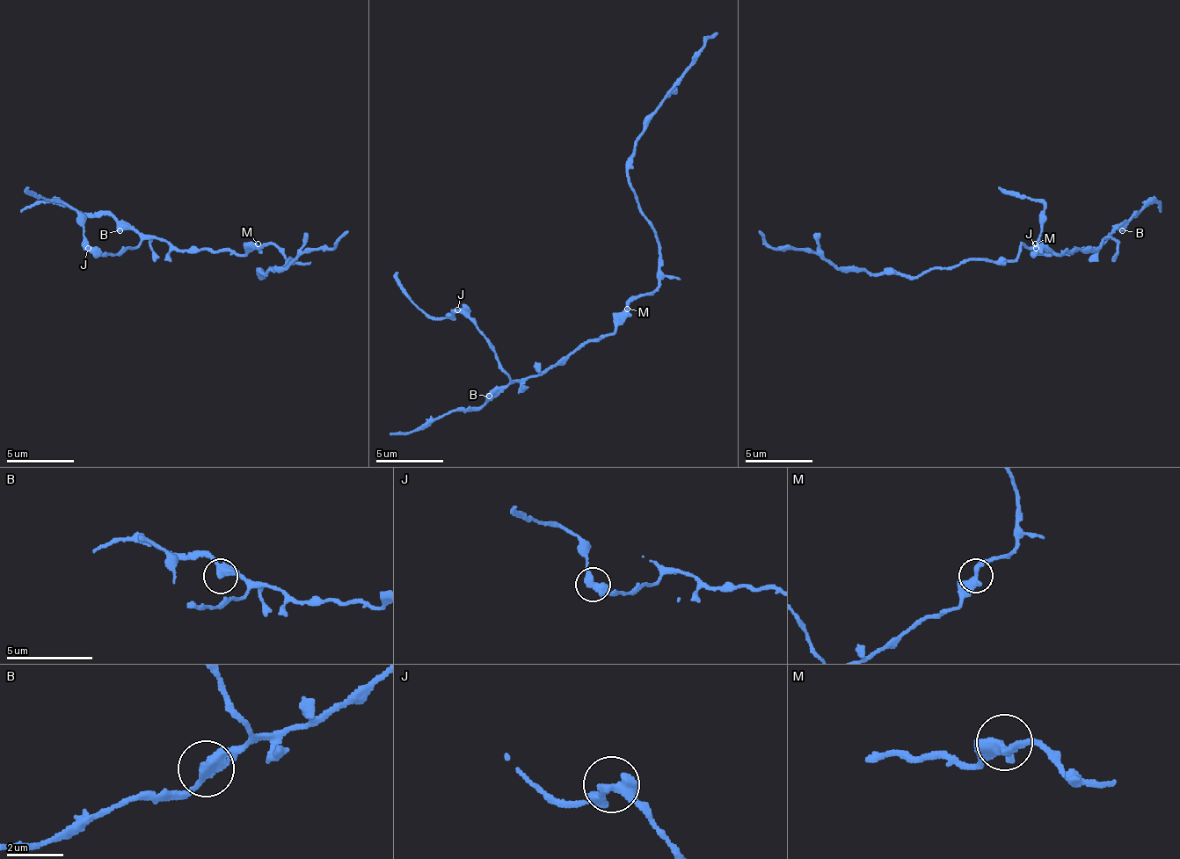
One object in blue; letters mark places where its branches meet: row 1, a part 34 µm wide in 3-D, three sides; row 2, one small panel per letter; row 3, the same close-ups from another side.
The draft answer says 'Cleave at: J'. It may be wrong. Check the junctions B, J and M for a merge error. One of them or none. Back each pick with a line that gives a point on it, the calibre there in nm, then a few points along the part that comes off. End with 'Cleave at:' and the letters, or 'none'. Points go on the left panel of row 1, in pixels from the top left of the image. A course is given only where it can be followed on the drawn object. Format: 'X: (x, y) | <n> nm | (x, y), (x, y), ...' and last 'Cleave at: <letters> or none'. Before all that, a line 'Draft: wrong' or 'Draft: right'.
Draft: right
J: (88, 248) | 400 nm | (89, 247), (83, 220), (69, 207), (39, 196), (25, 186)
Cleave at: J

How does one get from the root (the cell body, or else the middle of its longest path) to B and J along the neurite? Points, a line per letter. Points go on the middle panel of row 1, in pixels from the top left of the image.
B: (623, 312), (623, 318), (607, 335), (579, 342), (542, 373), (513, 379), (506, 386), (498, 386), (489, 396)
J: (623, 312), (623, 318), (607, 335), (579, 342), (535, 375), (513, 379), (498, 362), (495, 345), (458, 309)

